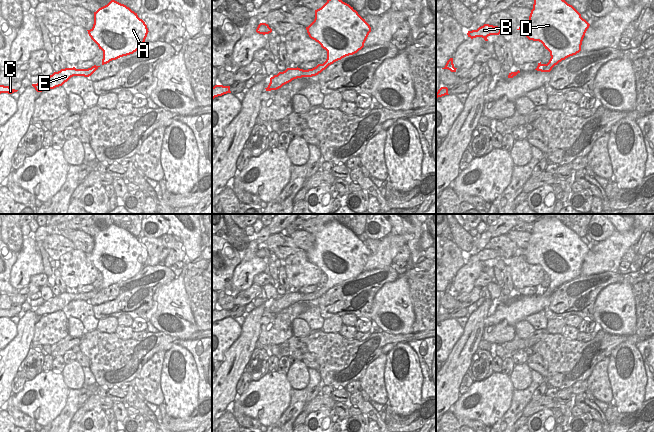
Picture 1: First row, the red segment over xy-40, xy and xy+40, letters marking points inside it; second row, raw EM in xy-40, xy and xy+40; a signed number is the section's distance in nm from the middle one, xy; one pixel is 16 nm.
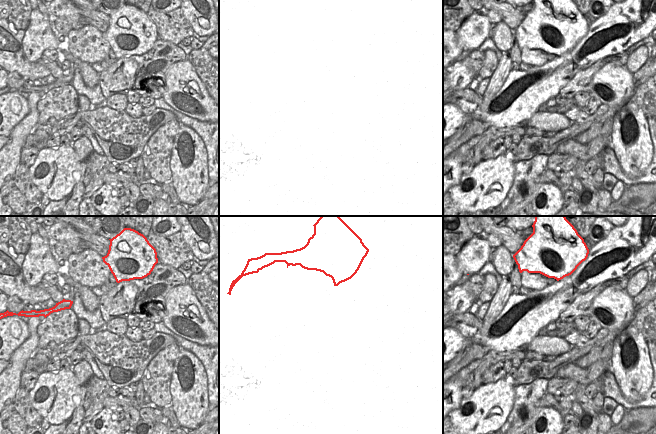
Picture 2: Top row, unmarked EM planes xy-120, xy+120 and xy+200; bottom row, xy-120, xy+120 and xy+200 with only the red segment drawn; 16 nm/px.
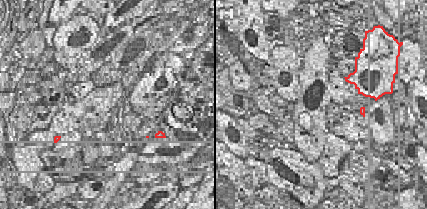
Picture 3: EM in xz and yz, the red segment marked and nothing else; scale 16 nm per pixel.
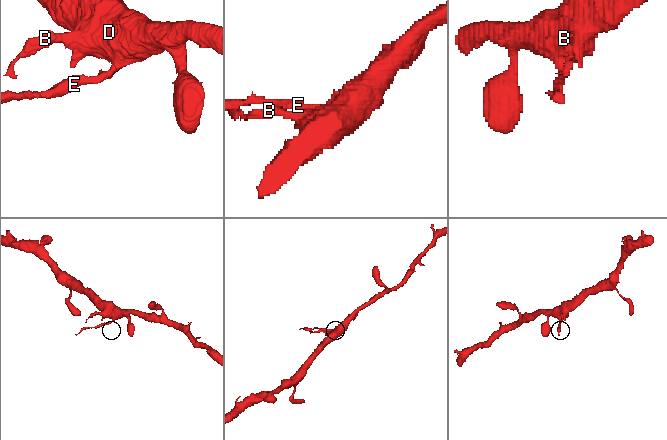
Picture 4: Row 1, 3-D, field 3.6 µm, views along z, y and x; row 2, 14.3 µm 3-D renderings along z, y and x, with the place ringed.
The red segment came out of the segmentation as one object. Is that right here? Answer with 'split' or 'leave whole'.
split

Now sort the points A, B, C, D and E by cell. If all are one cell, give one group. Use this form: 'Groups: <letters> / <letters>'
Groups: A B D / C E.

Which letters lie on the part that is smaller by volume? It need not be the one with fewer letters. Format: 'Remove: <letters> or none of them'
Remove: C, E.

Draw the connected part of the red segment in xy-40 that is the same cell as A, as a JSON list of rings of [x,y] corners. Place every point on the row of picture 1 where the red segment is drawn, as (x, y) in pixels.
[[[115,0],[94,12],[93,27],[87,31],[103,51],[102,65],[136,52],[149,32],[137,13]]]

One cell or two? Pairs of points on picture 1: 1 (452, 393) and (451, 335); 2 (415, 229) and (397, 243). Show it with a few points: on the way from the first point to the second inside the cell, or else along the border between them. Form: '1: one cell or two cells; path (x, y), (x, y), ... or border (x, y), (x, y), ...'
1: two cells; border (464, 330), (446, 360)
2: two cells; border (393, 232), (401, 235), (406, 243)

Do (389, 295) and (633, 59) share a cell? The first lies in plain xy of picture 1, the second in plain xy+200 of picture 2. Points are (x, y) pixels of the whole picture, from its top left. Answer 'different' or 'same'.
different

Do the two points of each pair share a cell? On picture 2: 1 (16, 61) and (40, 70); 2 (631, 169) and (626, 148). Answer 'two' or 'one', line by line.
1: one
2: one

